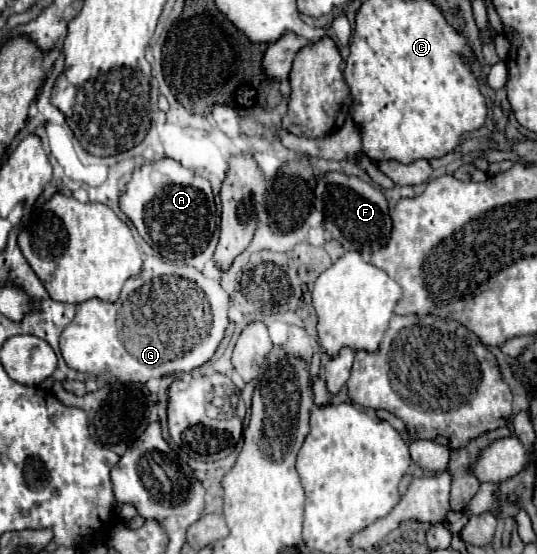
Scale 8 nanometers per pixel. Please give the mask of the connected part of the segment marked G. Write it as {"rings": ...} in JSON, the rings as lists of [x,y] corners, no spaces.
{"rings":[[[153,256],[143,258],[143,268],[137,276],[129,278],[121,290],[117,302],[103,302],[91,298],[77,306],[73,322],[63,330],[61,354],[67,366],[91,374],[91,376],[117,376],[127,382],[147,382],[149,378],[161,378],[173,372],[189,372],[205,364],[217,350],[227,320],[229,296],[221,288],[219,280],[207,278],[191,266],[179,266],[171,260],[159,260]]]}

